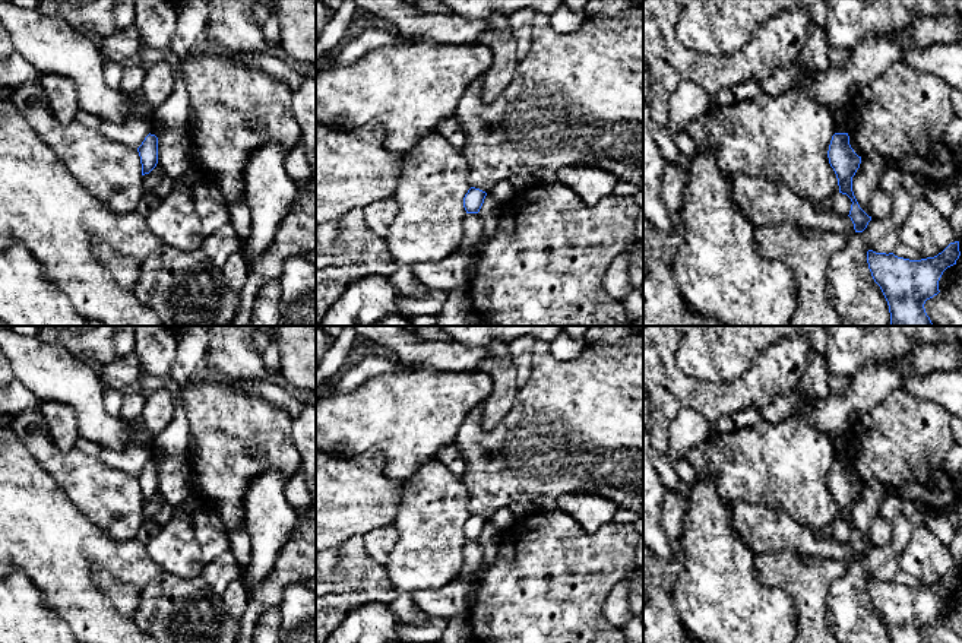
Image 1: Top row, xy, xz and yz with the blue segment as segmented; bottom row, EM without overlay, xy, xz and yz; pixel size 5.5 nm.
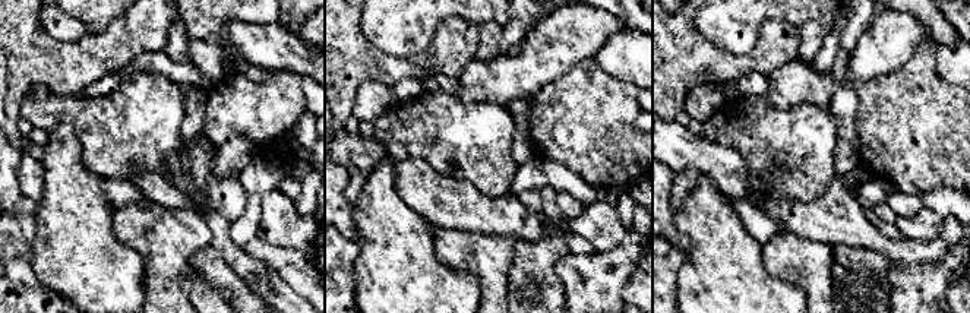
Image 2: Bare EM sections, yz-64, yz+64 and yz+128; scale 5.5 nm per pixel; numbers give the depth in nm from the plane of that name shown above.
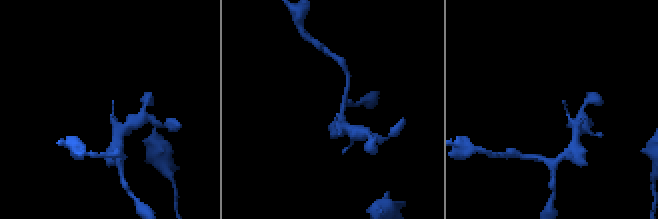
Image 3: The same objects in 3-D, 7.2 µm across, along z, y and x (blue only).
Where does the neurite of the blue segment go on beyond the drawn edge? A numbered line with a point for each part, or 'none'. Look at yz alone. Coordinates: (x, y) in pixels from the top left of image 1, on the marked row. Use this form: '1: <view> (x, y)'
none

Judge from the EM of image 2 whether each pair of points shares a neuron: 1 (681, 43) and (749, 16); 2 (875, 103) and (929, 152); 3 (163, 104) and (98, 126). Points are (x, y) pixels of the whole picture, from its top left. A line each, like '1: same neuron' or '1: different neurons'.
1: different neurons
2: same neuron
3: same neuron

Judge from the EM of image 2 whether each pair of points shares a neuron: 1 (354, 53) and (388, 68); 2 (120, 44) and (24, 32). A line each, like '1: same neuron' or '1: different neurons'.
1: same neuron
2: same neuron

